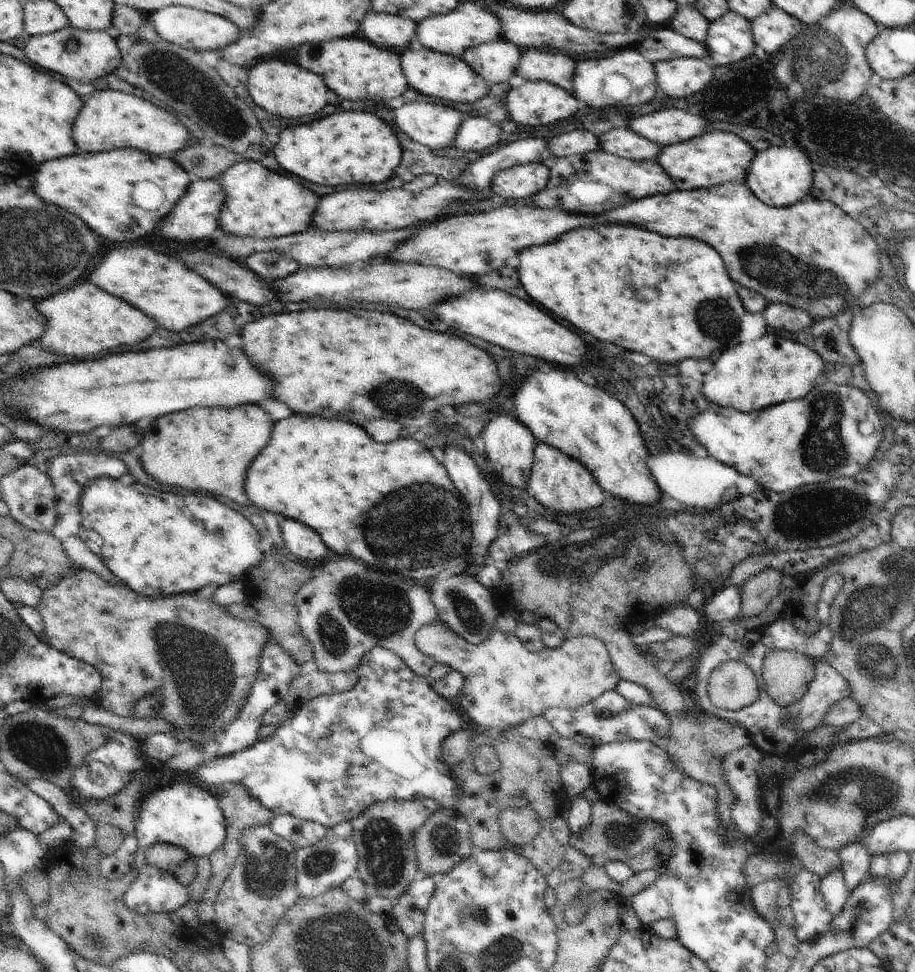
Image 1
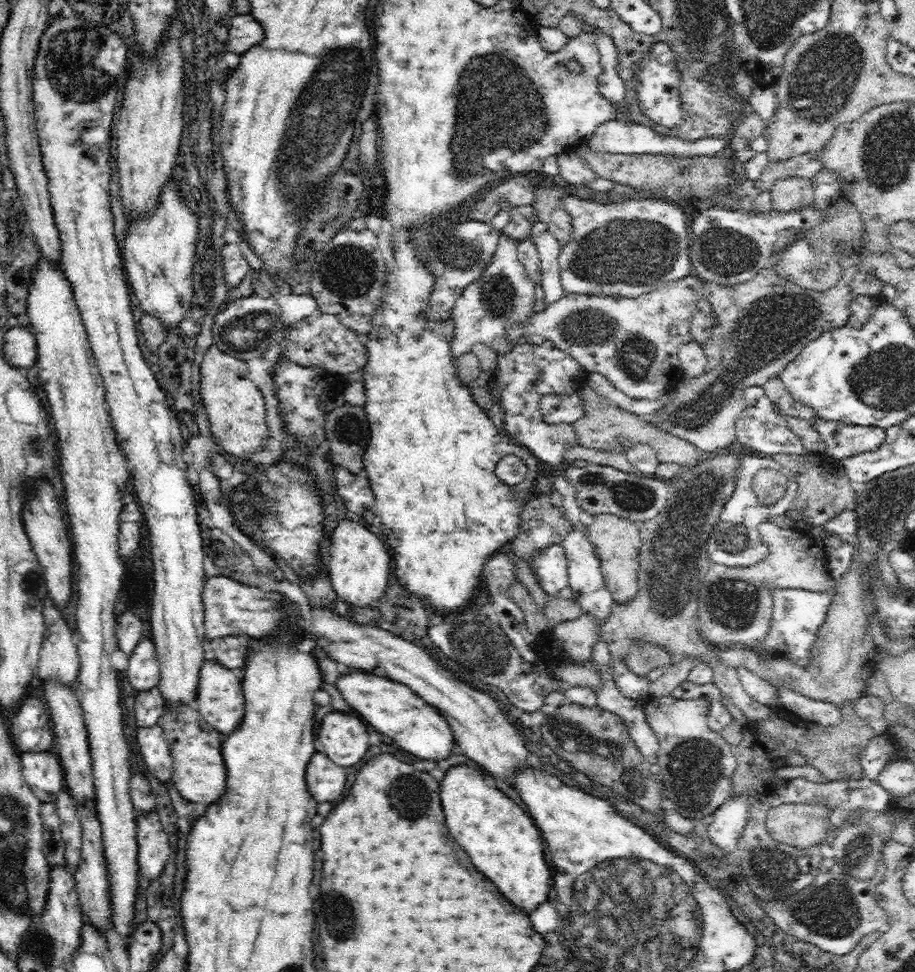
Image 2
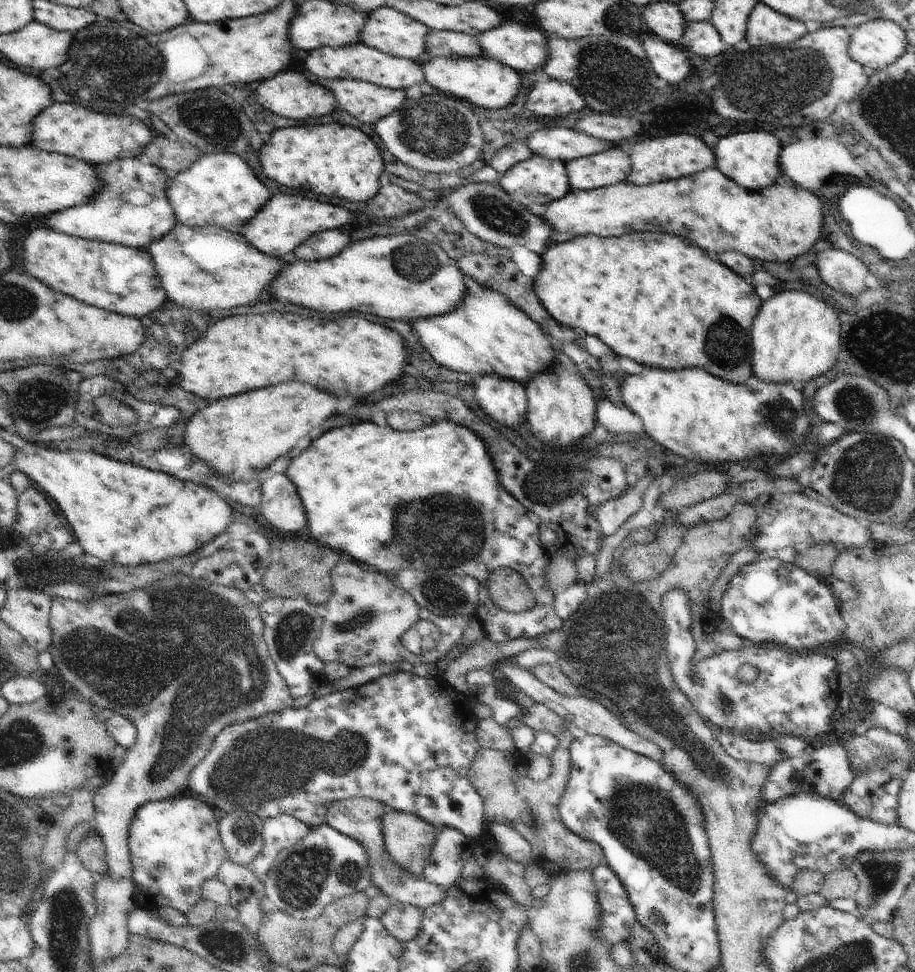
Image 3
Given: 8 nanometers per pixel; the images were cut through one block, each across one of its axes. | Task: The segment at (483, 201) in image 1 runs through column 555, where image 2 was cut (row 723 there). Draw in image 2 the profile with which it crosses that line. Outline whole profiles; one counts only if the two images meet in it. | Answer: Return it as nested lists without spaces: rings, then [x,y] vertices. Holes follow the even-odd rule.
[[[194,703],[167,706],[160,721],[173,758],[174,774],[171,777],[174,787],[189,802],[214,802],[224,794],[226,788],[226,765],[222,756],[223,742],[228,735],[222,735],[216,728],[200,717]]]

